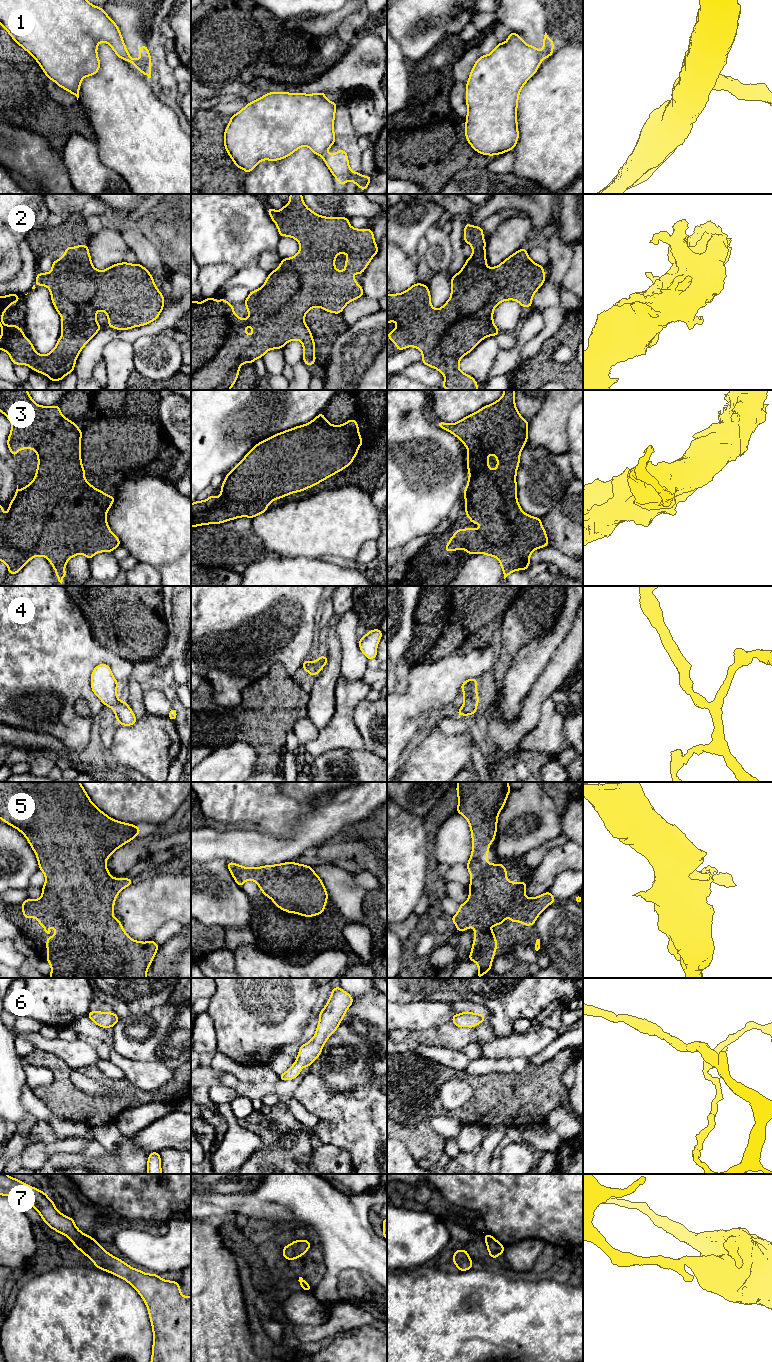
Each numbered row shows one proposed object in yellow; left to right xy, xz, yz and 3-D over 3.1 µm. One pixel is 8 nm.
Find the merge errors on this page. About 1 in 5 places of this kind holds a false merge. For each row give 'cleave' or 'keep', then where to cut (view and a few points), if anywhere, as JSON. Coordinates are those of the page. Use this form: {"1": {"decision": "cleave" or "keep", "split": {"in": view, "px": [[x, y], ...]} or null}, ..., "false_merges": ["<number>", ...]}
{"1": {"decision": "cleave", "split": {"in": "yz", "px": [[541, 53], [543, 58]]}}, "2": {"decision": "keep", "split": null}, "3": {"decision": "keep", "split": null}, "4": {"decision": "keep", "split": null}, "5": {"decision": "keep", "split": null}, "6": {"decision": "keep", "split": null}, "7": {"decision": "keep", "split": null}, "false_merges": ["1"]}

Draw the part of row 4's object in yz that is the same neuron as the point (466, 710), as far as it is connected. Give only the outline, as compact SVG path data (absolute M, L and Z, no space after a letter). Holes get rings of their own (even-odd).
M467 679L465 680L460 689L462 689L464 696L463 706L458 710L457 716L465 715L469 716L476 713L477 704L479 702L479 697L477 694L477 681L478 679Z

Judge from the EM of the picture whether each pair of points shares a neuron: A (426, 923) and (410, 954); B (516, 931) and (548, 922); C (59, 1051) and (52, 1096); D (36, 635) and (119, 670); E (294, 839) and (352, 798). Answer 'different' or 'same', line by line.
A: same
B: different
C: different
D: same
E: same

